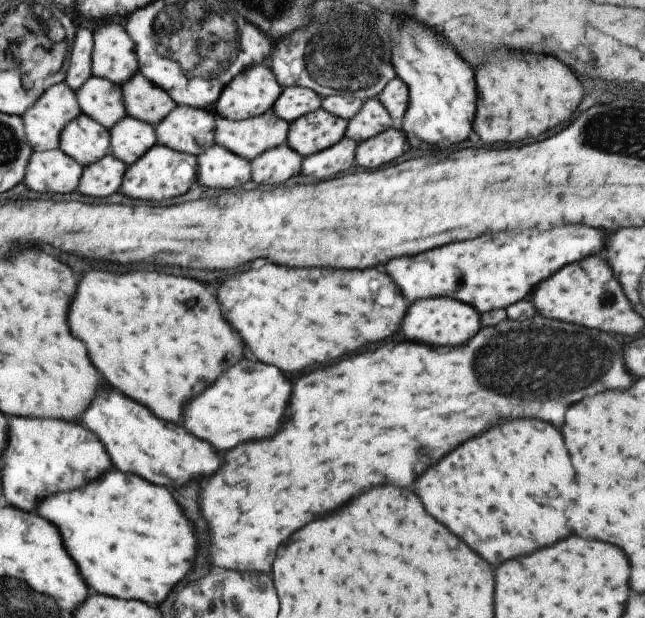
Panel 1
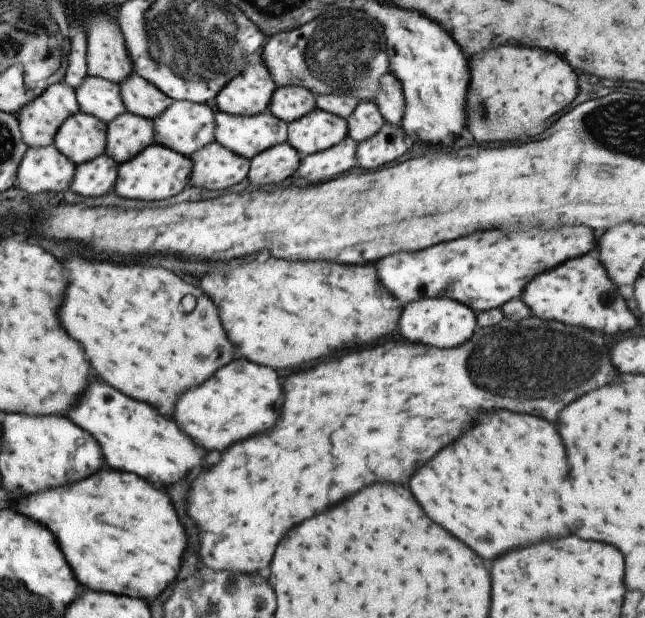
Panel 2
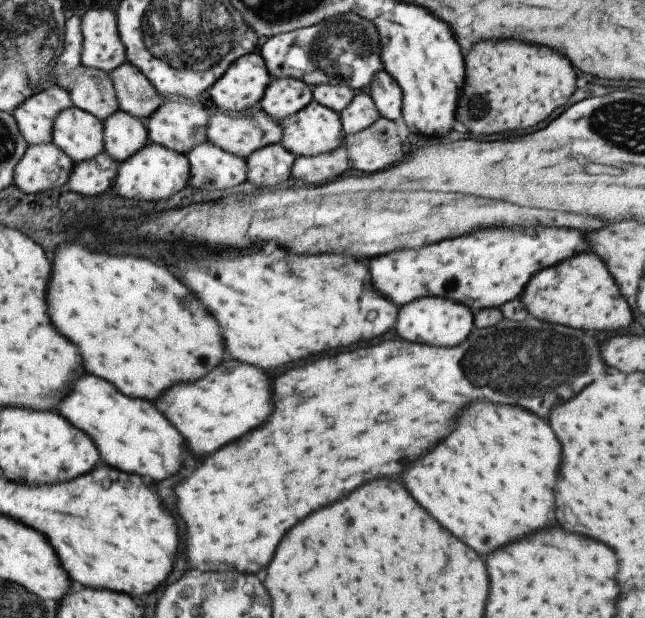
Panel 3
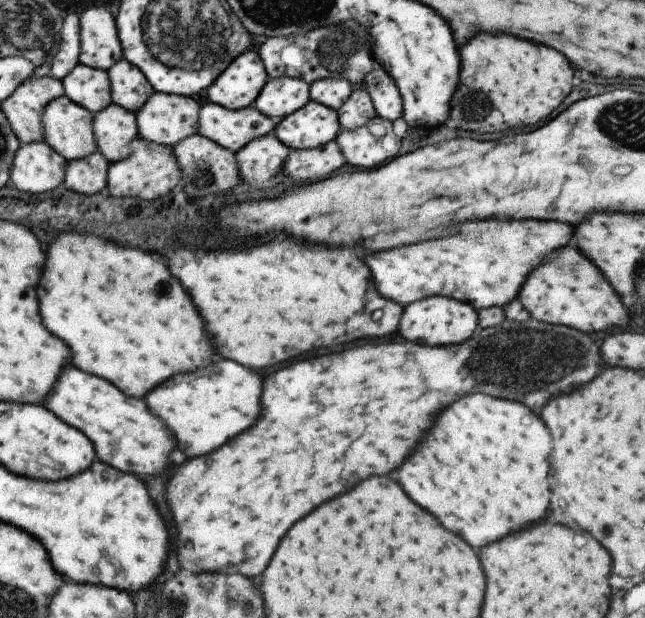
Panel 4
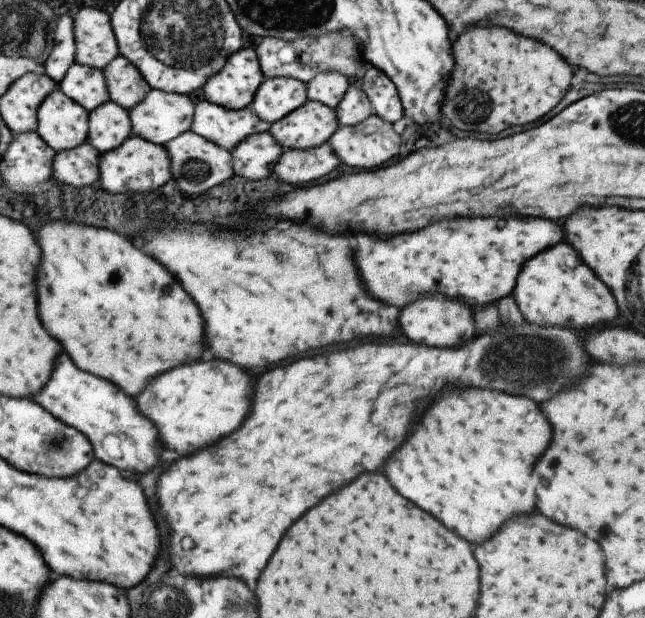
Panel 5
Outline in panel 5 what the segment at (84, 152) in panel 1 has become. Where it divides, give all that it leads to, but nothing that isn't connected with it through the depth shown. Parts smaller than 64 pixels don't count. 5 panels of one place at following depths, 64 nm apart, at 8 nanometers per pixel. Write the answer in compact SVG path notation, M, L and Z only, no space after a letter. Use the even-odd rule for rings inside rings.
M61 89L53 90L37 108L37 128L35 131L39 138L42 138L43 142L55 152L73 150L86 141L89 128L87 113L79 104L67 98Z

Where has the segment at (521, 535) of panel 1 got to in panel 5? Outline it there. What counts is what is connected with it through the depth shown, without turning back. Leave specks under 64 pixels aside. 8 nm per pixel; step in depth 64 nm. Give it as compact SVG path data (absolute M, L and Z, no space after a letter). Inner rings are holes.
M447 386L431 404L429 408L423 412L423 416L417 420L415 430L409 440L405 440L395 452L387 459L383 466L383 474L387 476L389 484L395 488L397 494L401 494L403 498L411 500L415 506L419 506L422 510L429 512L431 516L435 516L437 520L443 522L448 530L455 530L455 534L459 534L463 540L475 544L481 542L483 538L487 538L489 534L493 534L507 518L511 518L513 514L530 514L533 511L539 512L535 508L535 494L539 494L539 482L541 482L541 474L545 474L545 470L541 470L541 459L539 456L543 454L543 450L547 448L551 440L551 426L547 422L547 418L541 414L541 410L537 408L537 404L531 398L523 396L511 396L510 394L502 394L496 390L483 390L482 388L459 388L456 386Z

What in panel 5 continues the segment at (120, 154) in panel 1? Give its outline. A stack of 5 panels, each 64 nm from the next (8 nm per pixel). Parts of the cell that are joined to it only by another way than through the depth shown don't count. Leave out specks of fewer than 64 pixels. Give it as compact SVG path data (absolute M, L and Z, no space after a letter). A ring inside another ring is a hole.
M107 101L87 113L89 128L86 141L100 154L119 148L131 135L128 110Z

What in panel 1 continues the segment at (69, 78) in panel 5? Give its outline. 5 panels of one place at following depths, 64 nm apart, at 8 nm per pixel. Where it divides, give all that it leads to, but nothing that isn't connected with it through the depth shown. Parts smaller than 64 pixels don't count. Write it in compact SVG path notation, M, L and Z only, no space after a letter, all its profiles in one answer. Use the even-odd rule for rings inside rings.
M89 77L83 83L83 86L77 90L76 96L81 113L86 114L89 118L93 118L95 122L98 122L107 130L111 130L111 126L113 126L115 122L119 122L121 118L128 116L125 105L123 104L121 87L104 78Z

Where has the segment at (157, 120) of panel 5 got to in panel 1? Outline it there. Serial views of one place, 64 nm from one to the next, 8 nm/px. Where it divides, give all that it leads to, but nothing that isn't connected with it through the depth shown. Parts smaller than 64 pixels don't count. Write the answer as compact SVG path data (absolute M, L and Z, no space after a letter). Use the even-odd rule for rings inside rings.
M175 105L175 108L159 122L154 124L155 136L157 136L157 145L166 146L181 152L197 156L203 150L215 143L215 113L202 108L191 108L185 105Z

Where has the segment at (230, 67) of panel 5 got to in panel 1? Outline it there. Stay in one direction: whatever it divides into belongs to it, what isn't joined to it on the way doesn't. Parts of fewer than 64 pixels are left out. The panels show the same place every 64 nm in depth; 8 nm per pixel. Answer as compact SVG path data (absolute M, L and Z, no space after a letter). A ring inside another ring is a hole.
M262 63L248 66L239 74L236 74L225 86L220 90L219 96L215 101L214 113L221 118L239 122L239 120L249 120L249 118L259 118L263 116L267 110L271 109L273 103L282 87L275 80L274 74L270 68L263 66Z

